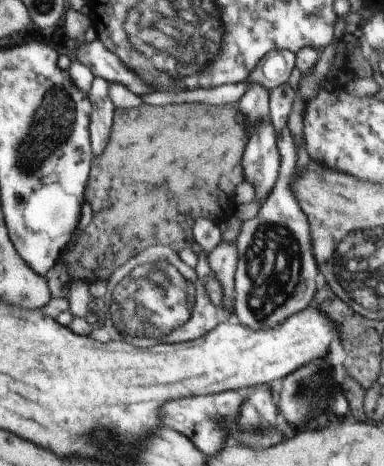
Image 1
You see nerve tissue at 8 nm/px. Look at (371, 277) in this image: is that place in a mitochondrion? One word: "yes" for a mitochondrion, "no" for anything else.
yes

